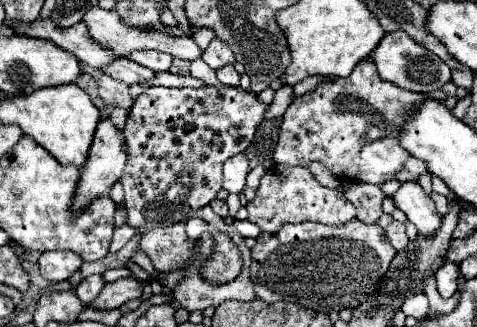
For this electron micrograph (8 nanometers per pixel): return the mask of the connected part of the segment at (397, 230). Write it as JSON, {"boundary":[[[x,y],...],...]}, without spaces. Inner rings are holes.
{"boundary":[[[393,220],[385,230],[387,230],[387,236],[389,236],[391,246],[393,246],[397,252],[403,250],[403,248],[407,248],[409,238],[407,238],[407,234],[405,234],[405,224],[403,224],[403,222]]]}

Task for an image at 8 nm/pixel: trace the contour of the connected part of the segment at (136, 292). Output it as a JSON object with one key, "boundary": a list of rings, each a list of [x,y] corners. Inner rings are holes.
{"boundary":[[[123,278],[105,284],[103,292],[89,306],[97,310],[113,310],[137,296],[141,296],[141,282],[135,278]]]}

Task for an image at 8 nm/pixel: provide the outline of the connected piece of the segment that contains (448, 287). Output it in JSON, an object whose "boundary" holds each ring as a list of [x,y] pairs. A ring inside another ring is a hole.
{"boundary":[[[445,262],[437,270],[437,274],[435,274],[435,278],[437,278],[437,290],[439,290],[439,294],[443,298],[451,298],[453,292],[457,290],[457,274],[459,274],[459,268],[457,268],[455,262]]]}

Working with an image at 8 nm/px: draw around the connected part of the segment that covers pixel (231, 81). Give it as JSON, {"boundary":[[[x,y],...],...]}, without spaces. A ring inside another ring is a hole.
{"boundary":[[[223,66],[217,70],[217,78],[225,86],[239,86],[239,74],[233,66]]]}

